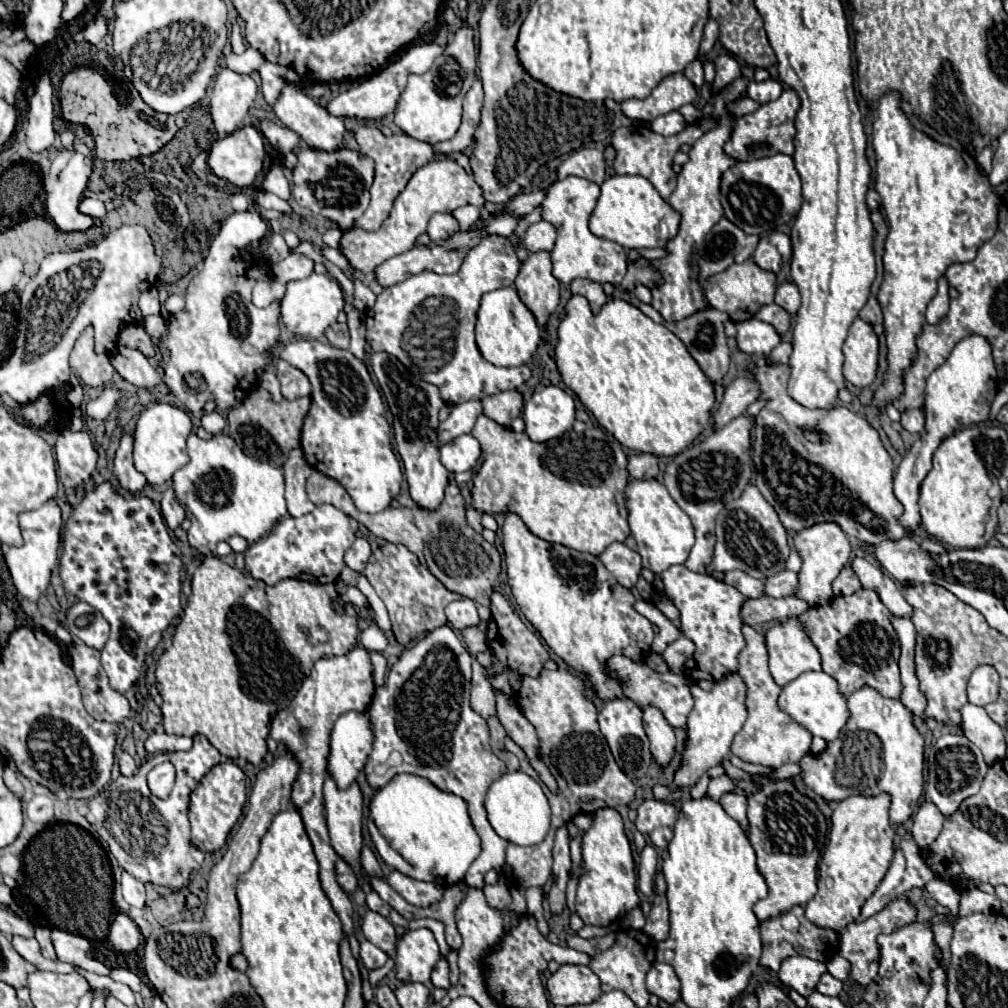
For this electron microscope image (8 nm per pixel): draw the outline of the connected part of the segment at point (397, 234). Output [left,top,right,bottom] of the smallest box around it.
[340,159,484,273]

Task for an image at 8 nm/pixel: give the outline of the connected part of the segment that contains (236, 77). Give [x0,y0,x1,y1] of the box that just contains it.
[210,67,258,137]

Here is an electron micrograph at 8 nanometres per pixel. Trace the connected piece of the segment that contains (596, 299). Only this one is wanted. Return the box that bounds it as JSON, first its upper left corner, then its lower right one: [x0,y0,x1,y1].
[570,279,608,313]

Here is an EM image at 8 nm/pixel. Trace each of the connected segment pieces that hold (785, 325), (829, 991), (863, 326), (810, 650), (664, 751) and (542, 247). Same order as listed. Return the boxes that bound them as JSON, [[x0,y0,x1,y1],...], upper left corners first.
[[754,303,792,337],[816,973,842,997],[844,317,878,387],[766,619,822,685],[642,705,676,769],[522,221,556,251]]

